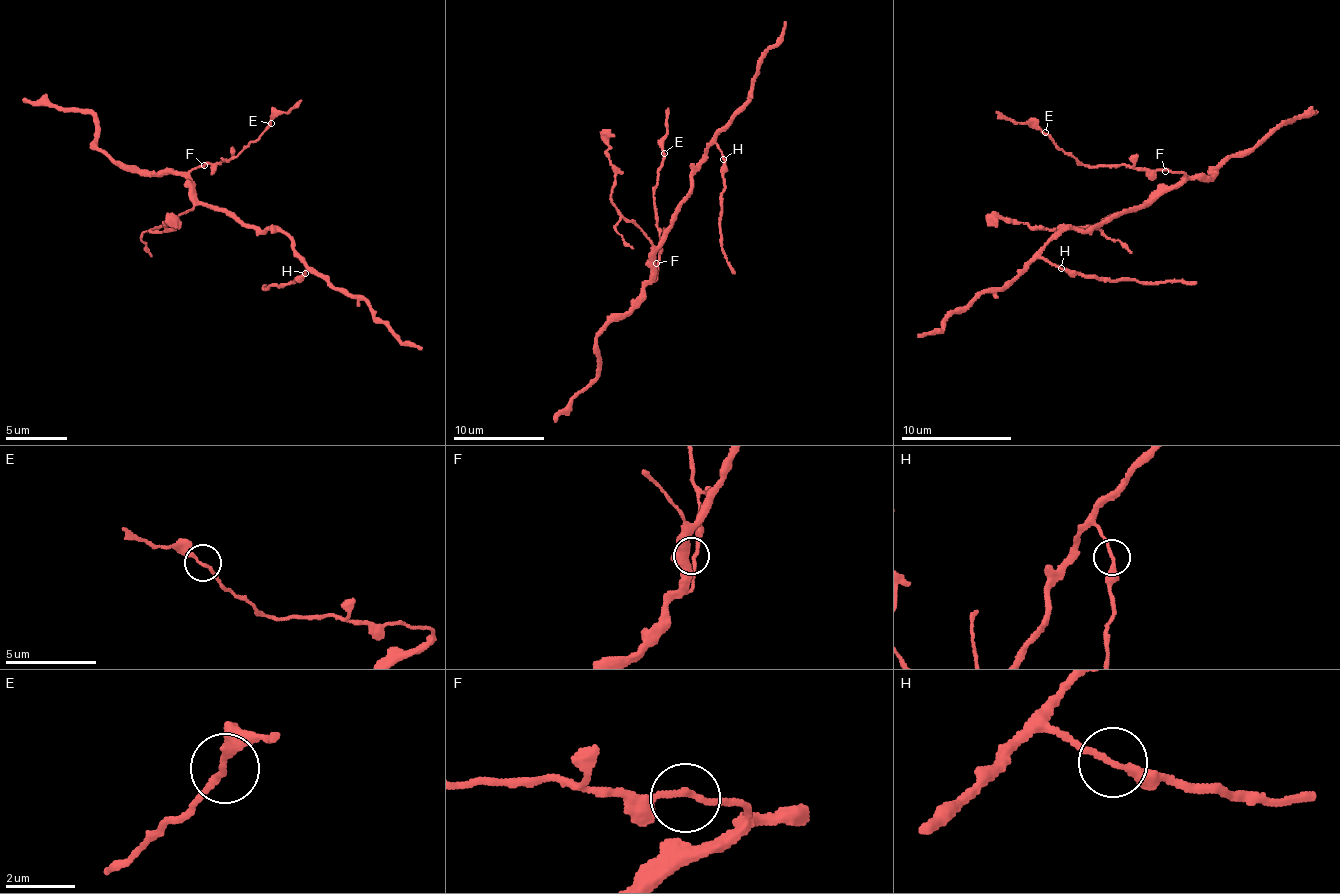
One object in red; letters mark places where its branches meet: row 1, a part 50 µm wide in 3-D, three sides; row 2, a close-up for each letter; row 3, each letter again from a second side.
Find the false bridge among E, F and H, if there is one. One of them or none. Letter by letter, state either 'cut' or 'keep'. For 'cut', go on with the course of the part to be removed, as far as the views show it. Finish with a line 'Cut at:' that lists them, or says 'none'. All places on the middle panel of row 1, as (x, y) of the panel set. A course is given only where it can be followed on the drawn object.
E: keep
F: keep
H: keep
Cut at: none

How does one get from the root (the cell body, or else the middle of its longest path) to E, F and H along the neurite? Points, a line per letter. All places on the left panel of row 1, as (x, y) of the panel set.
E: (217, 208), (195, 199), (187, 180), (191, 171), (198, 165), (233, 160), (271, 123)
F: (217, 208), (195, 199), (187, 183), (191, 171), (204, 165)
H: (217, 208), (254, 230), (279, 231), (291, 240), (294, 252), (307, 268), (304, 274)

